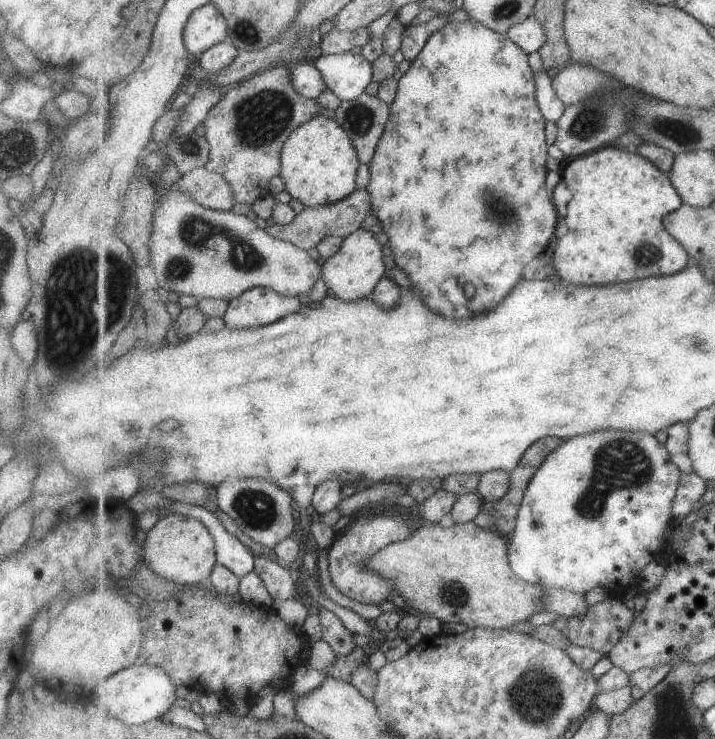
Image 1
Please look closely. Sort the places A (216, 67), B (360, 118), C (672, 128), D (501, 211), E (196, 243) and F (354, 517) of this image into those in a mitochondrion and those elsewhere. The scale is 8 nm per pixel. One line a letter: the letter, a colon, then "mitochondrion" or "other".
A: other
B: mitochondrion
C: mitochondrion
D: mitochondrion
E: mitochondrion
F: other

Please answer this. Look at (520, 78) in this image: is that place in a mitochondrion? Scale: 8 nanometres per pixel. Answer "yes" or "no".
no

